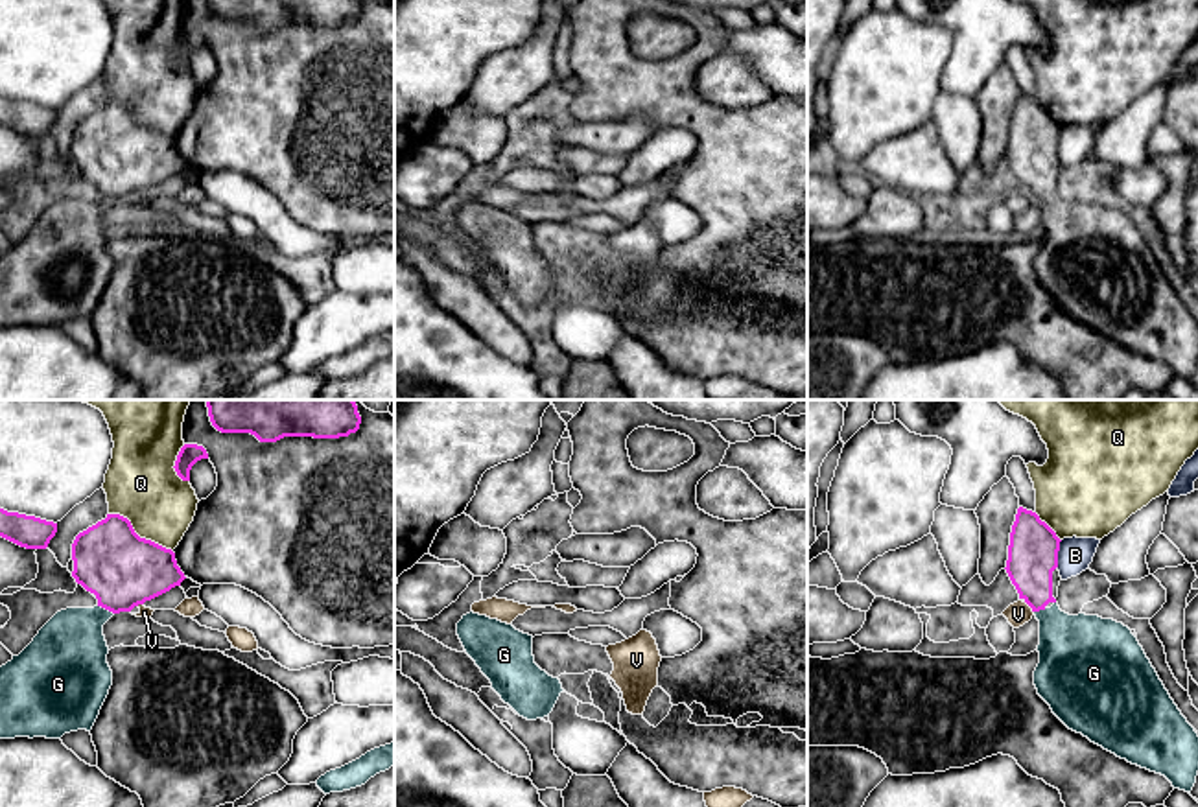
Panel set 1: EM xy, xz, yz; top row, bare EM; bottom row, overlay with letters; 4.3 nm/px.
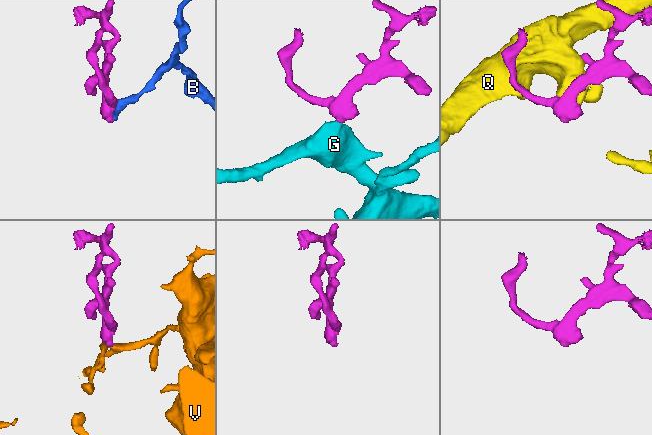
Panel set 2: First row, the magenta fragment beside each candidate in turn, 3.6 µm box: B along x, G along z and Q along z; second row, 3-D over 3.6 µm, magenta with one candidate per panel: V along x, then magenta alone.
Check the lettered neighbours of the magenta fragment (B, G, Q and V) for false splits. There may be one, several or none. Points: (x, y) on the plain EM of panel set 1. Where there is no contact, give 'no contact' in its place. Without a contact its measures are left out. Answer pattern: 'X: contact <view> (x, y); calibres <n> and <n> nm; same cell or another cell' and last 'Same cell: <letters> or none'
B: contact yz (1057, 140); calibres 220 and 150 nm; another cell
G: contact xy (105, 196); calibres 320 and 320 nm; same cell
Q: contact xy (137, 122); calibres 320 and 320 nm; another cell
V: contact yz (1029, 192); calibres 220 and 100 nm; another cell
Same cell: G

